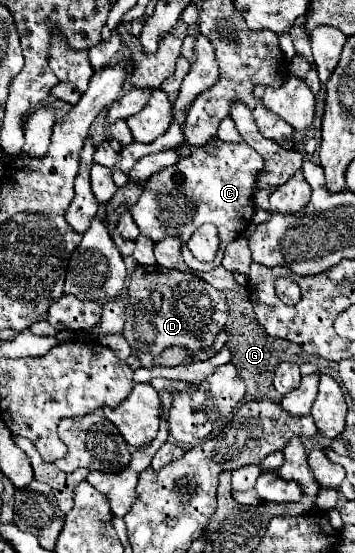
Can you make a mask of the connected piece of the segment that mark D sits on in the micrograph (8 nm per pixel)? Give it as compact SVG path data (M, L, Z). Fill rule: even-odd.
M138 265L132 273L126 299L126 325L122 335L146 369L158 367L156 359L168 347L184 347L188 357L212 347L228 319L226 293L214 289L194 273L182 273L178 269L166 269L160 265ZM150 291L162 293L160 309L154 309Z

